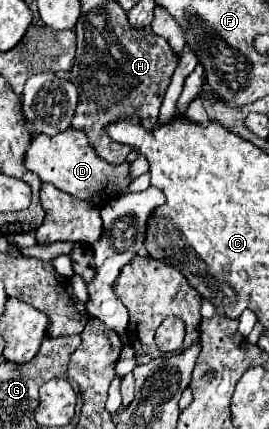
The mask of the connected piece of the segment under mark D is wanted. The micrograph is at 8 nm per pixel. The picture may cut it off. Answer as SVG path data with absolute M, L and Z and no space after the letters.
M67 127L65 133L59 133L55 137L39 135L37 139L33 139L31 147L27 149L25 167L37 173L43 183L53 183L57 189L69 193L71 197L83 199L99 209L109 205L133 181L129 175L131 165L127 161L121 165L111 165L103 161L89 145L87 135L75 127Z

